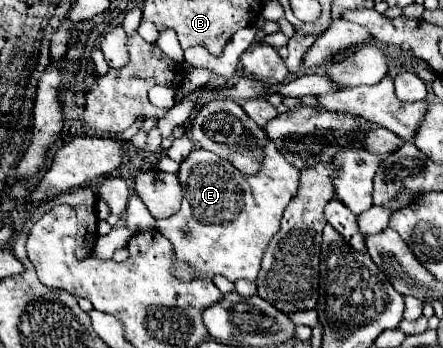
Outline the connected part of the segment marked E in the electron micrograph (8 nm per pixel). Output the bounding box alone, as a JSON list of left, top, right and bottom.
[167,142,299,282]

